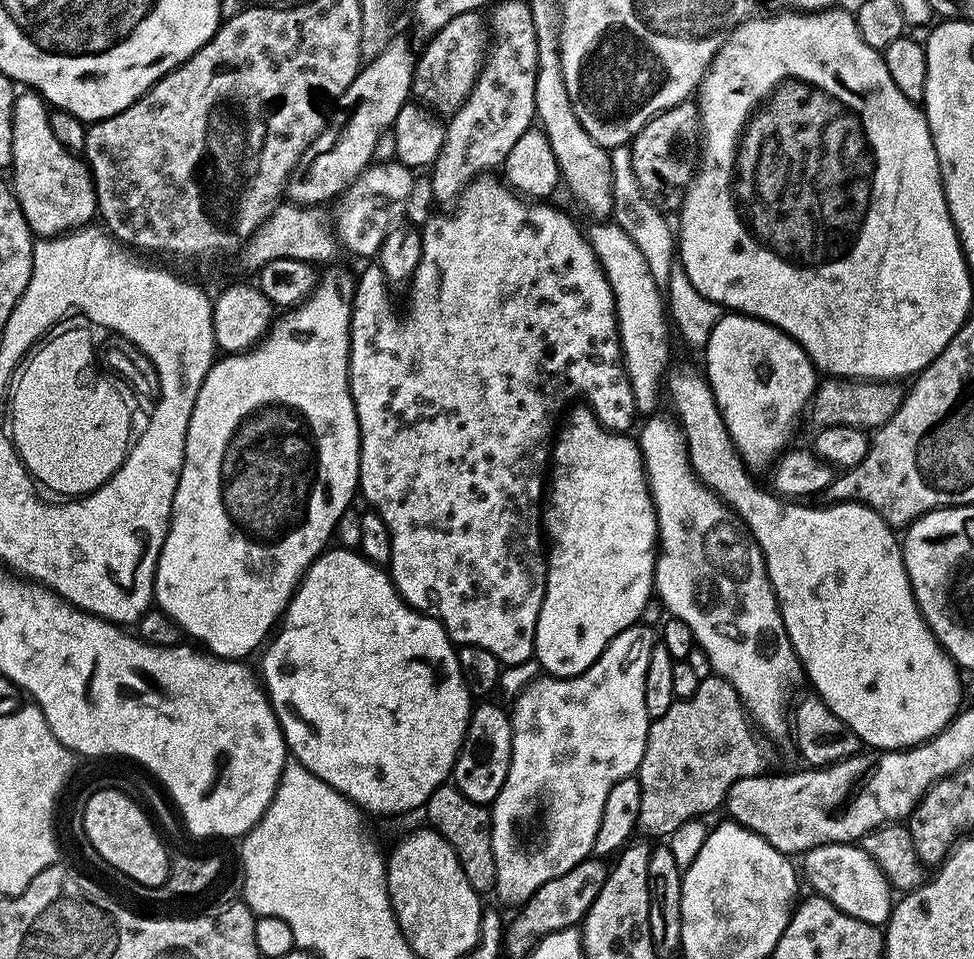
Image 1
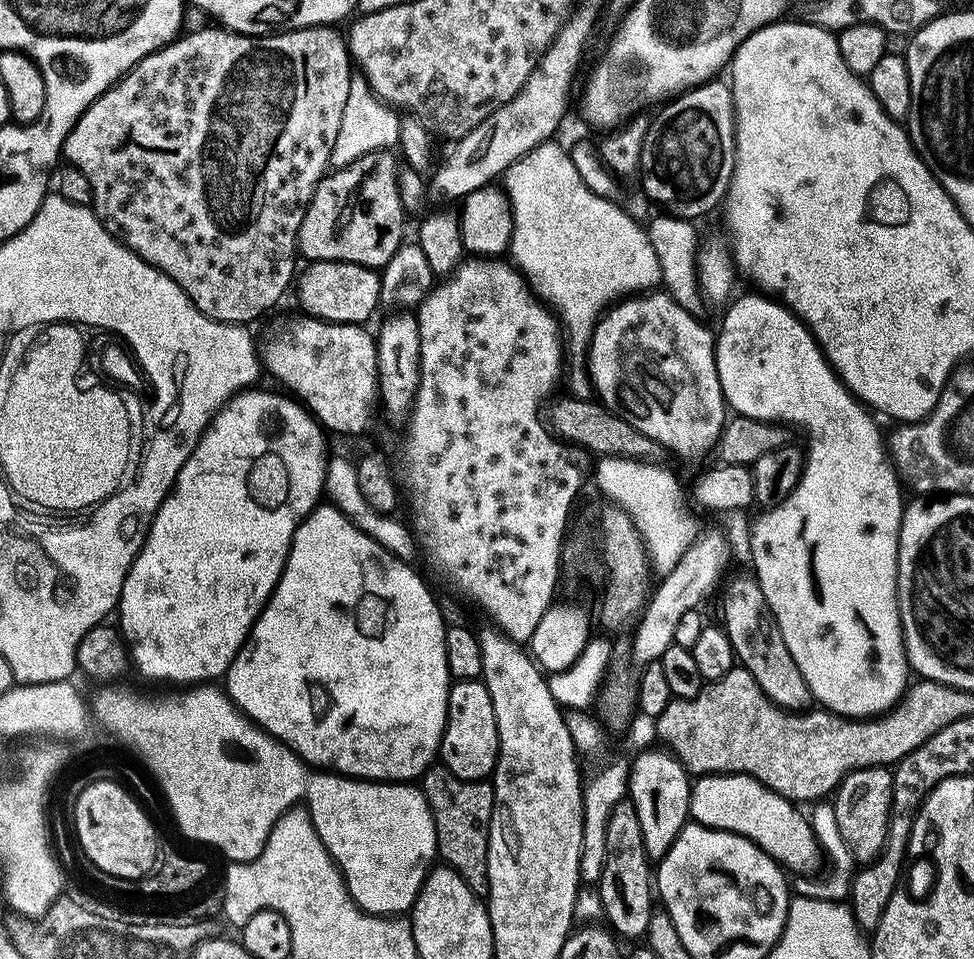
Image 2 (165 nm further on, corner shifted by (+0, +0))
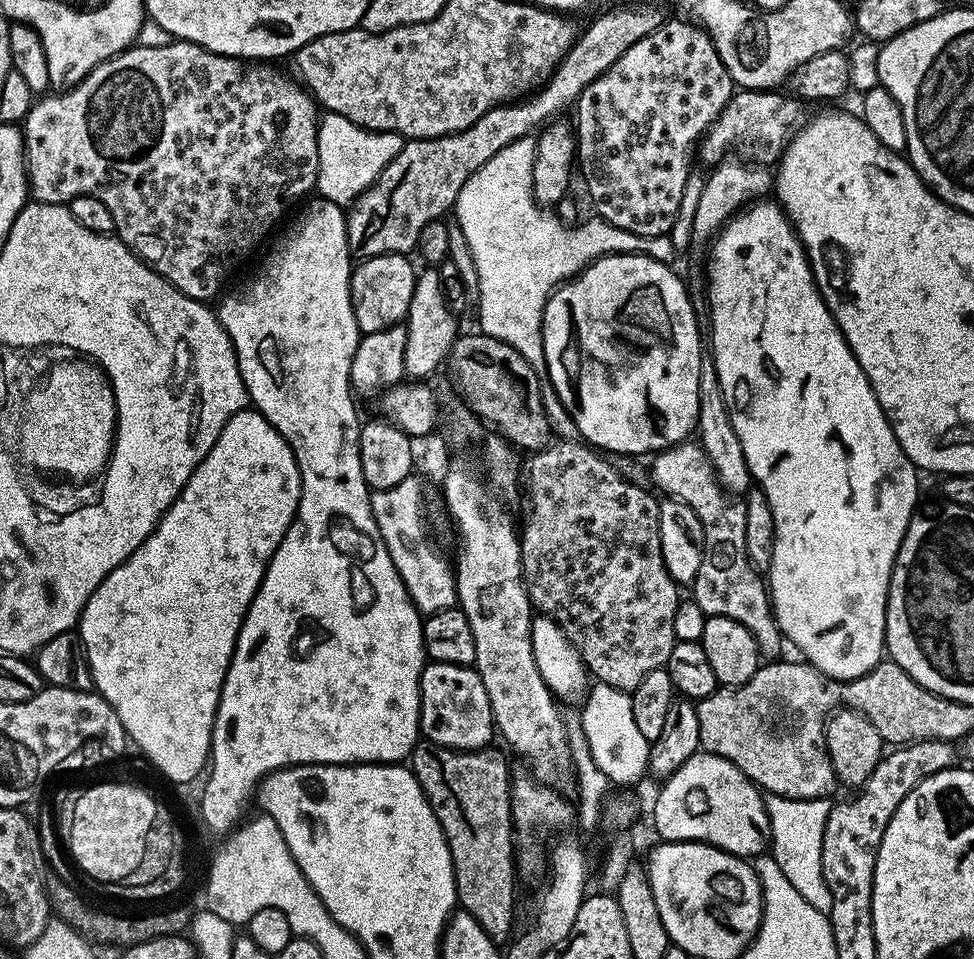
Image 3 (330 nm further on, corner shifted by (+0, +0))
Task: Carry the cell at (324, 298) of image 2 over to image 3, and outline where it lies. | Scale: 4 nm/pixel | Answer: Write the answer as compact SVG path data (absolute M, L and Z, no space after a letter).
M374 256L352 274L352 306L358 318L358 326L364 336L378 334L408 319L410 302L414 302L414 290L418 268L411 264L408 256Z

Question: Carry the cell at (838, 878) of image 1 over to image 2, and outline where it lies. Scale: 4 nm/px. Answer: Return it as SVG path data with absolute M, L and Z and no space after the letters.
M705 776L692 785L691 819L695 823L716 832L729 832L746 838L789 873L797 872L797 877L812 878L819 873L816 871L820 868L820 860L822 864L822 849L811 819L807 815L804 817L796 808L799 807L793 801L779 796L777 792L772 792L765 784L760 784L749 776Z

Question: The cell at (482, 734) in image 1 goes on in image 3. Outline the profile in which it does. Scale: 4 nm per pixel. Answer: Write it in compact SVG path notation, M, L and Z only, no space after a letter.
M429 663L422 674L420 683L420 731L423 739L430 744L437 744L455 752L480 752L497 739L496 719L490 706L490 694L482 682L475 667Z

